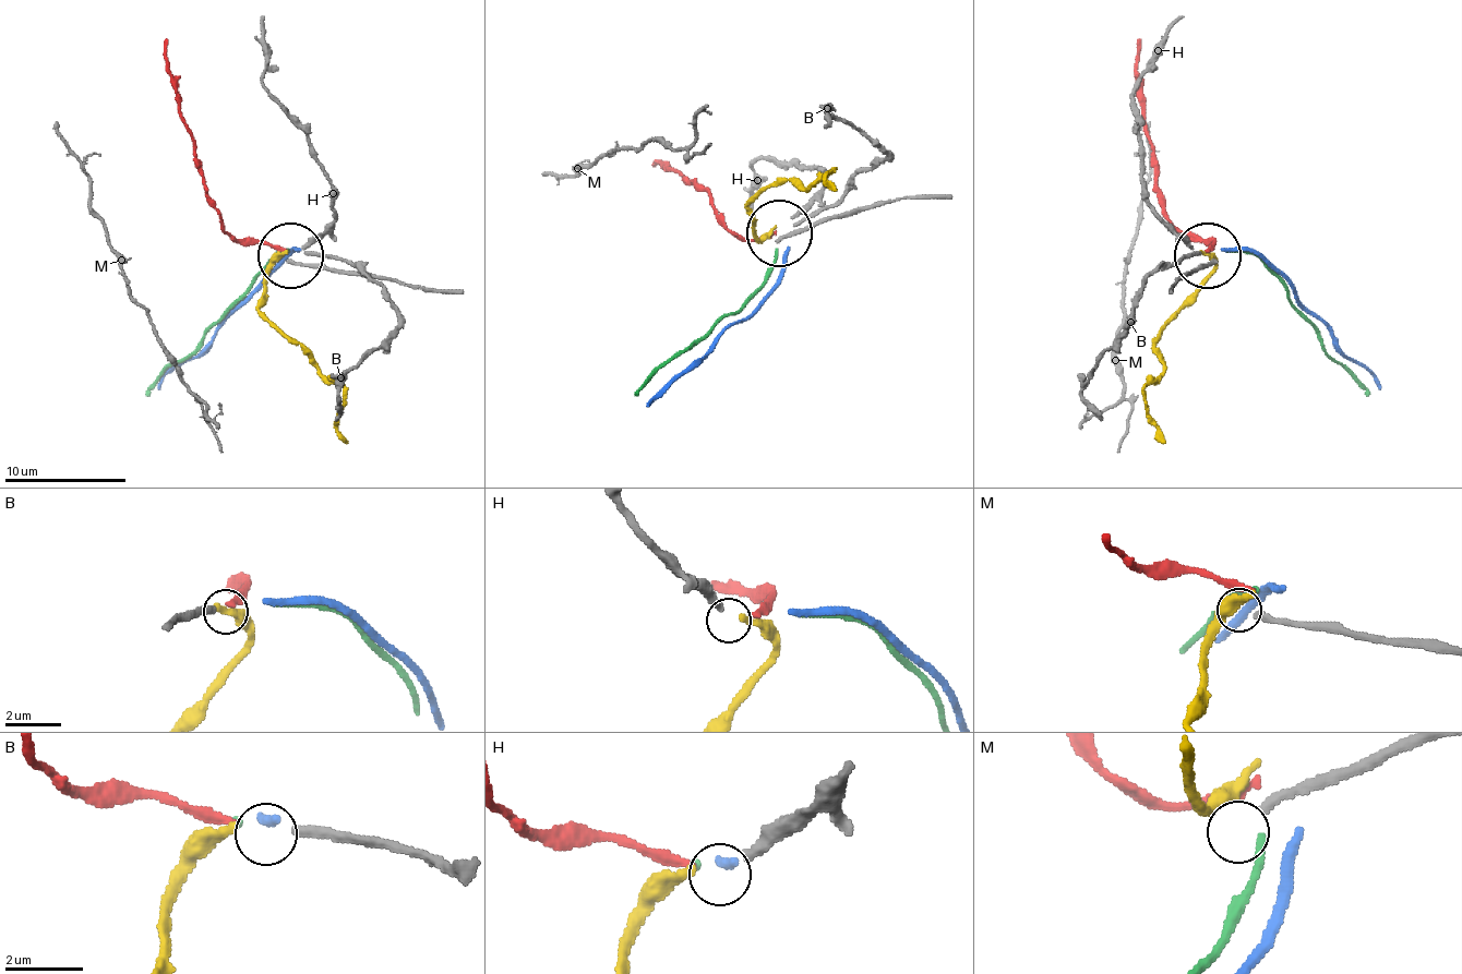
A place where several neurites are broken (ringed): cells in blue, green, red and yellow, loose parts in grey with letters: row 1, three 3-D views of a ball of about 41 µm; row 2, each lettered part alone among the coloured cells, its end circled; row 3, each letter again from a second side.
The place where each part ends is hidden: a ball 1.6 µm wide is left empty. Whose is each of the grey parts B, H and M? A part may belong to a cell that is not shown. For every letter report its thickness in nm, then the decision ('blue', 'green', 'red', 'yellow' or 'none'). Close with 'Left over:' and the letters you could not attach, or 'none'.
B: 240 nm thick; red
H: 240 nm thick; yellow
M: 220 nm thick; none
Left over: M

